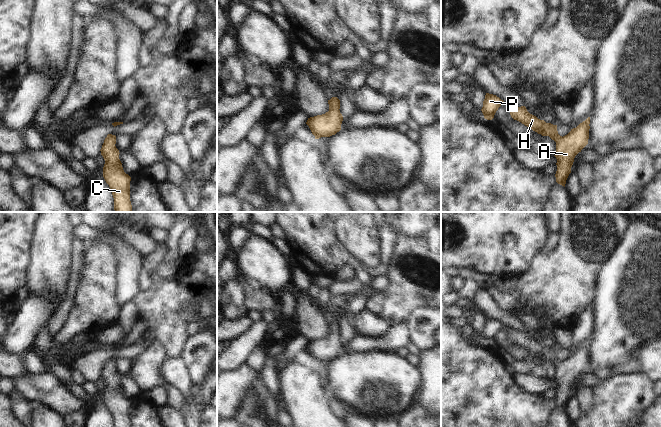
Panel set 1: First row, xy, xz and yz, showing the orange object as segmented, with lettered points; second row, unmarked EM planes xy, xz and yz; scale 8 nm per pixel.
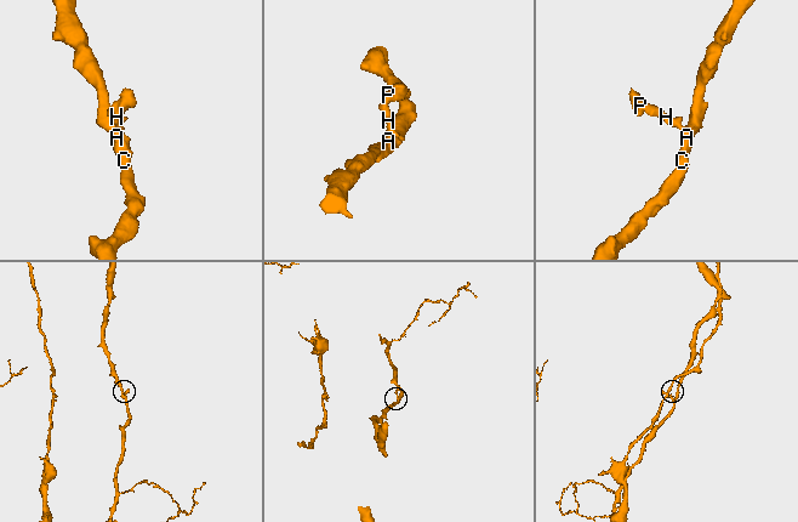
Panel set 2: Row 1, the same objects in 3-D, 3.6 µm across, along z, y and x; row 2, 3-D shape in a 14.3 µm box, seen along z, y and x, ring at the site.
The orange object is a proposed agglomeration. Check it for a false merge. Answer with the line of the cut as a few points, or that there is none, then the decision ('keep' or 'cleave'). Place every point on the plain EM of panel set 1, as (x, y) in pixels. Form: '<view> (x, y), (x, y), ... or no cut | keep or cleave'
no cut | keep

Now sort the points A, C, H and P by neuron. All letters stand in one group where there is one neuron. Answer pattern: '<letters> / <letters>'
A C H P

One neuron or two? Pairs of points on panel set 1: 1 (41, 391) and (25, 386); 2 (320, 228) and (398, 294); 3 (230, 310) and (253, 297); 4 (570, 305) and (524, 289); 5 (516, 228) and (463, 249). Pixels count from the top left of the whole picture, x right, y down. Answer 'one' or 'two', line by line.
1: one
2: two
3: two
4: one
5: one

